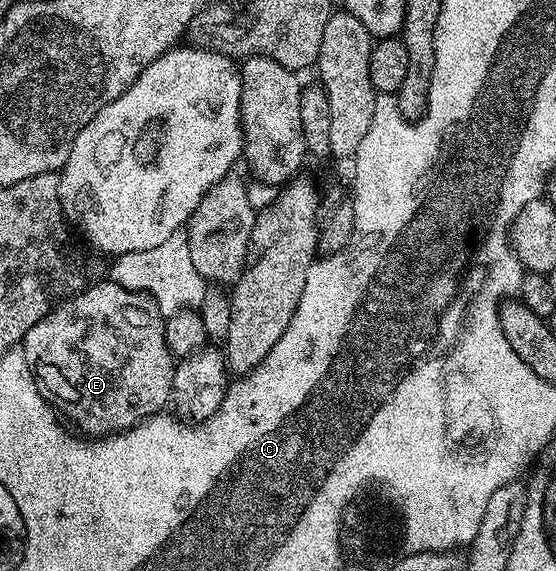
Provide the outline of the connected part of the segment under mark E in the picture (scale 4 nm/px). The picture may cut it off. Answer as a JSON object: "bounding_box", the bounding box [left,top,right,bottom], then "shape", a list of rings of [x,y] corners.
{"bounding_box":[21,281,177,432],"shape":[[[113,281],[88,284],[78,294],[64,298],[45,317],[25,332],[21,349],[42,393],[56,403],[64,402],[79,414],[92,414],[111,432],[130,428],[158,413],[172,397],[177,359],[165,340],[164,315],[147,294],[127,290]]]}

